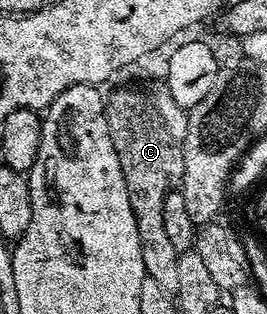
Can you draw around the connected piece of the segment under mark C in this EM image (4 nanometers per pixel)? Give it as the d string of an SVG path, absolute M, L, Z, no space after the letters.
M167 84L148 85L145 89L116 89L106 97L106 112L110 135L114 139L114 151L118 151L118 163L122 167L122 175L126 179L126 191L130 195L130 207L138 223L138 239L142 247L144 272L160 286L166 287L170 294L178 291L178 259L174 243L166 236L162 220L162 203L166 203L166 195L173 192L174 186L184 179L184 140L188 115L185 109L174 103L174 95L170 95Z

